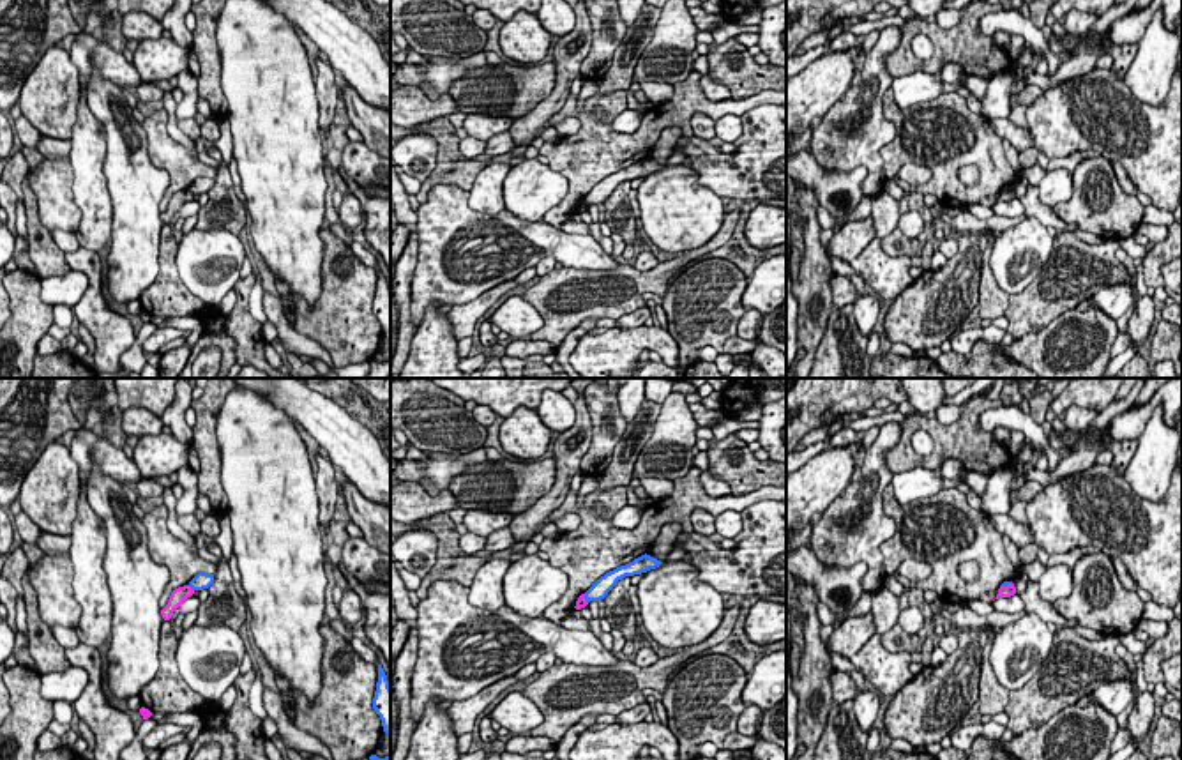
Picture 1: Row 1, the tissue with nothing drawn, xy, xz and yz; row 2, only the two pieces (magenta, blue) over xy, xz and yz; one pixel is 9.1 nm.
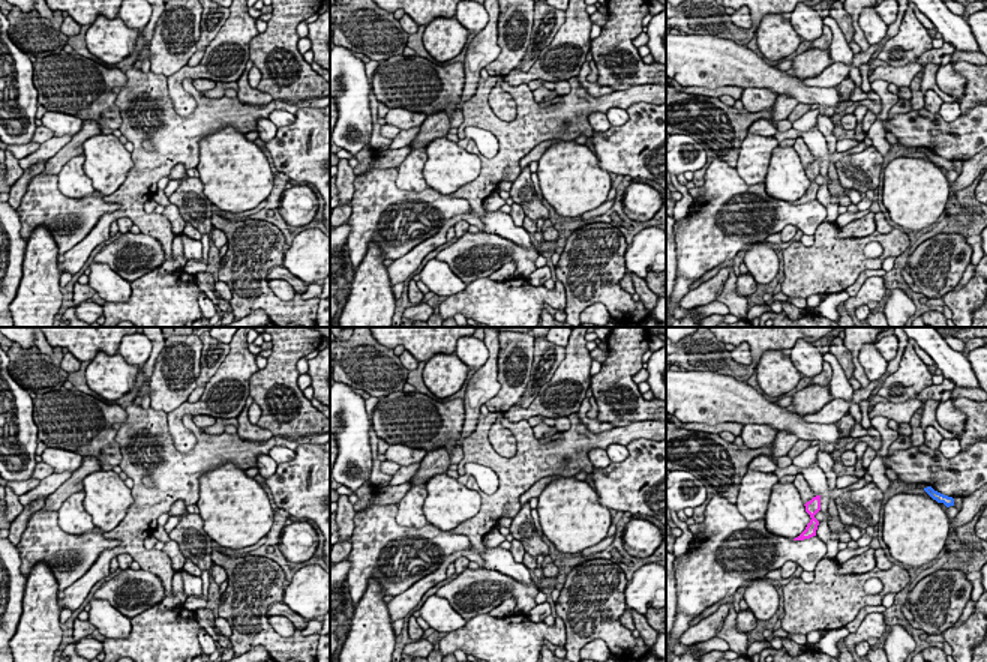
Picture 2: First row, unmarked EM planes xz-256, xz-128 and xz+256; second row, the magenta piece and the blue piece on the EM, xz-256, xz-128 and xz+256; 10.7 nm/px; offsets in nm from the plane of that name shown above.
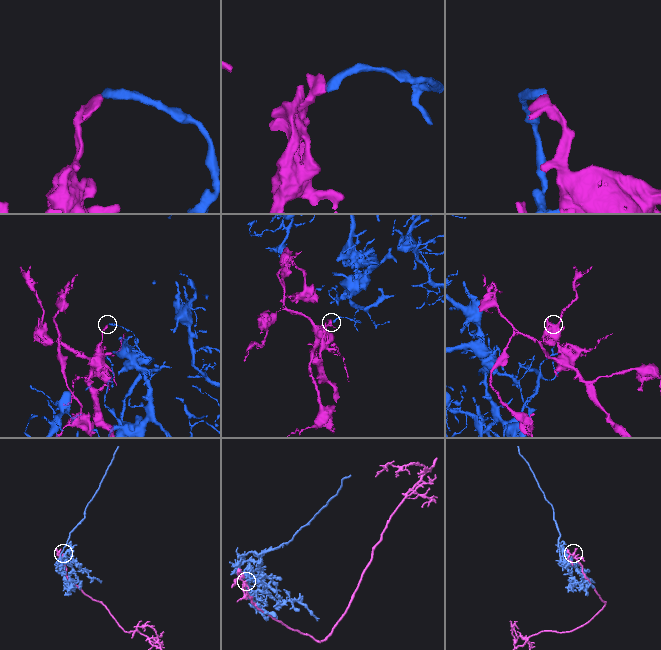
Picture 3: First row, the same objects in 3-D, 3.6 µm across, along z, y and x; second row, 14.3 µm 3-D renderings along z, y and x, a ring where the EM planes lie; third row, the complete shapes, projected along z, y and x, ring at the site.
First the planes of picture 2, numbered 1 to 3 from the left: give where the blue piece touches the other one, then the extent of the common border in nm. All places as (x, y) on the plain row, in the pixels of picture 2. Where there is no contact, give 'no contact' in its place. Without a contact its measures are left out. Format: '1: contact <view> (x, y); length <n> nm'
1: no contact
2: no contact
3: no contact

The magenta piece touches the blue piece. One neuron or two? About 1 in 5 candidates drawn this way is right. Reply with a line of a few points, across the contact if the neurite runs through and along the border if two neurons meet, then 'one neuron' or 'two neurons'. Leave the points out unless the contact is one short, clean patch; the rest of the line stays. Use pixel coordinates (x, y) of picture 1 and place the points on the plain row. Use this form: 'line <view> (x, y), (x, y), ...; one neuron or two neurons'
line xy (188, 190), (193, 195); two neurons

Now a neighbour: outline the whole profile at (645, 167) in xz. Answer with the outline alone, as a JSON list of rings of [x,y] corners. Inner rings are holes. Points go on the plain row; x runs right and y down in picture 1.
[[[641,159],[638,163],[634,163],[633,166],[620,170],[610,177],[606,177],[604,180],[601,180],[595,187],[592,187],[592,191],[585,196],[585,203],[587,207],[590,205],[601,205],[608,200],[608,196],[617,189],[618,184],[625,182],[625,180],[634,180],[634,179],[641,179],[647,177],[650,173],[659,171],[663,166],[650,161],[650,159]]]

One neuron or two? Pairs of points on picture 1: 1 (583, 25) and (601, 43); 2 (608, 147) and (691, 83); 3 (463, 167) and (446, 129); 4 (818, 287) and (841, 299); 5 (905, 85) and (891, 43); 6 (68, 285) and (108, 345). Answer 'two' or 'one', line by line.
1: two
2: one
3: one
4: two
5: two
6: two

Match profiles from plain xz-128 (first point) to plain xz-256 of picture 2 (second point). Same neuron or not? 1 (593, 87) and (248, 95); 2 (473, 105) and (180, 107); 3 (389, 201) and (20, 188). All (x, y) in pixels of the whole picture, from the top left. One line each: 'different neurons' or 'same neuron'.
1: same neuron
2: different neurons
3: different neurons

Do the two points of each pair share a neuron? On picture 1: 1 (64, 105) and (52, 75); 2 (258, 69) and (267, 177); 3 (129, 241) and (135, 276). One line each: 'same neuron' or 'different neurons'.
1: same neuron
2: same neuron
3: same neuron

